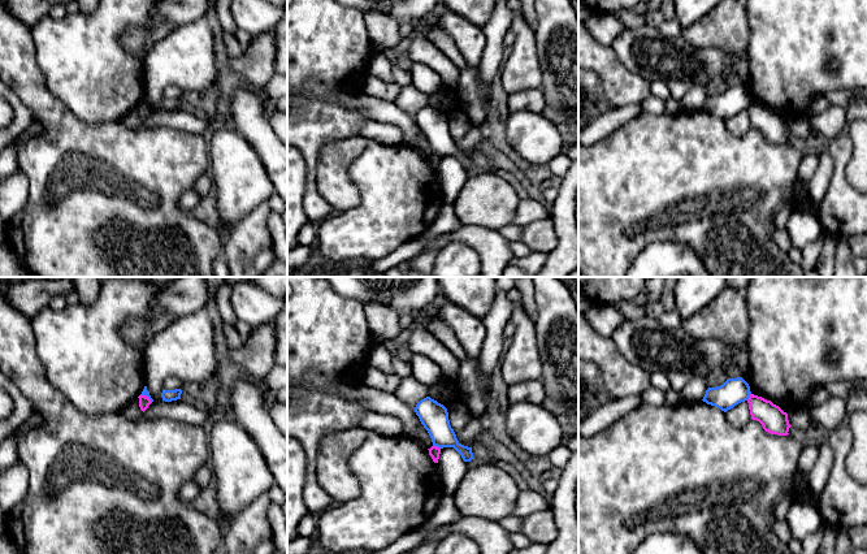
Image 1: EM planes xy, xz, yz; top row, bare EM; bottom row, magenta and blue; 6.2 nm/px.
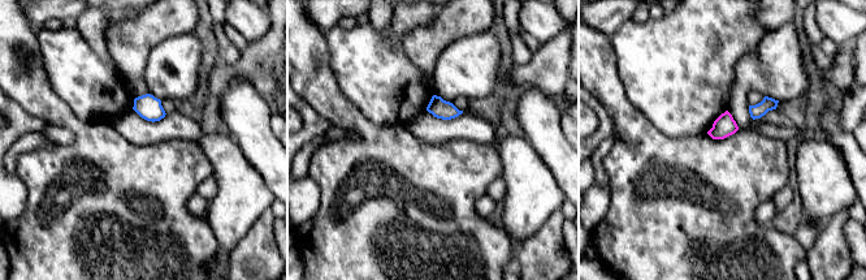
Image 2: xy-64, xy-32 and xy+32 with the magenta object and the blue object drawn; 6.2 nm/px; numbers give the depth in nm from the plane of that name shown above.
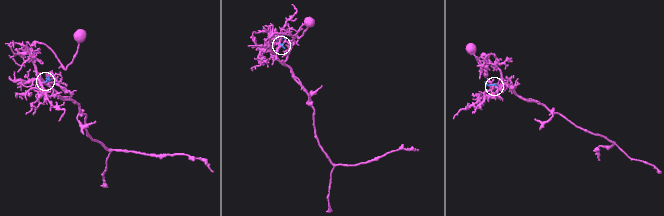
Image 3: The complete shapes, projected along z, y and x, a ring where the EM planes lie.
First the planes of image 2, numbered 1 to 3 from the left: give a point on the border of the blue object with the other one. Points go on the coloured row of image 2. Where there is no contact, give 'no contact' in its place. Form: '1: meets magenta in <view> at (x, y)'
1: no contact
2: no contact
3: no contact

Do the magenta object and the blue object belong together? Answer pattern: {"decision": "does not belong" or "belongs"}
{"decision": "does not belong"}

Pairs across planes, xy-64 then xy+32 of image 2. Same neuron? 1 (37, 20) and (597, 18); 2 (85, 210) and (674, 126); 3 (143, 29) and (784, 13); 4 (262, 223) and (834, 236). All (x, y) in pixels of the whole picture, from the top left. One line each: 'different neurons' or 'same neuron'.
1: same neuron
2: different neurons
3: same neuron
4: same neuron

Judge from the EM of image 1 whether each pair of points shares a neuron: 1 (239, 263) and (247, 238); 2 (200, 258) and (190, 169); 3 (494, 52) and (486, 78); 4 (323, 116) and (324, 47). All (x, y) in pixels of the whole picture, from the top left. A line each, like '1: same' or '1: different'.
1: same
2: same
3: same
4: same

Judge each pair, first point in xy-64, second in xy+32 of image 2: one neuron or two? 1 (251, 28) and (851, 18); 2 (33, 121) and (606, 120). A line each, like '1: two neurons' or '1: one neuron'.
1: one neuron
2: one neuron

